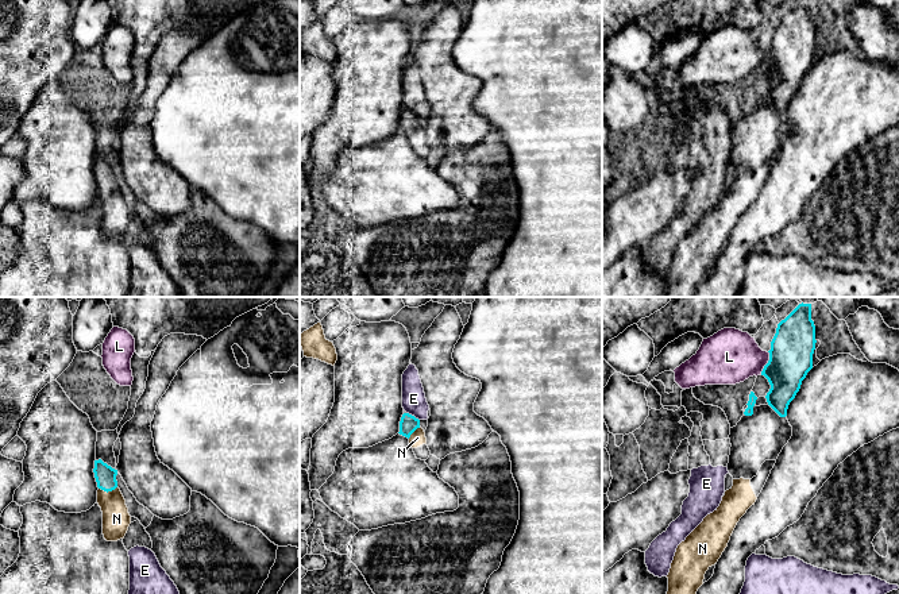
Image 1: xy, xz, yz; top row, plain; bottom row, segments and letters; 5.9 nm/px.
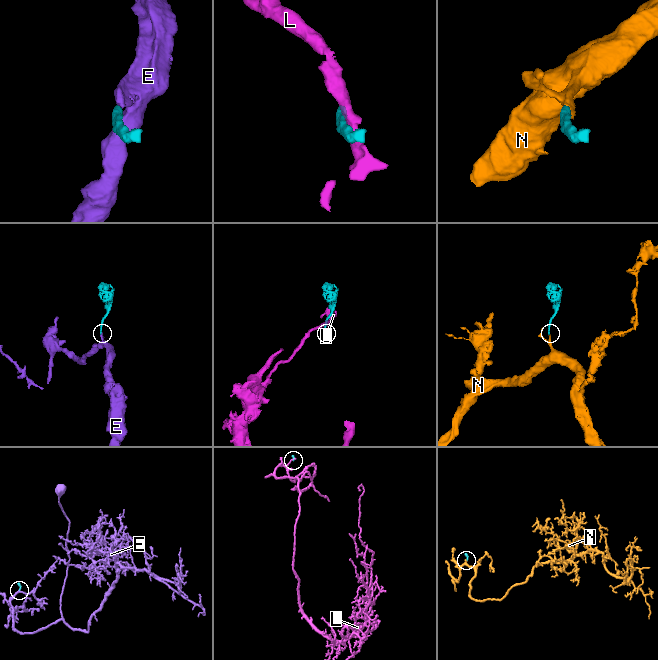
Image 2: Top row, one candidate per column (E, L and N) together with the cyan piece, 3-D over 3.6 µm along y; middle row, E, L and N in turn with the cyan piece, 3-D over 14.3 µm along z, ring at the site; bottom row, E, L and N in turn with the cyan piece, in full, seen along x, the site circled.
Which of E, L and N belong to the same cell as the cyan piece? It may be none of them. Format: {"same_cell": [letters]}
{"same_cell": ["N"]}

